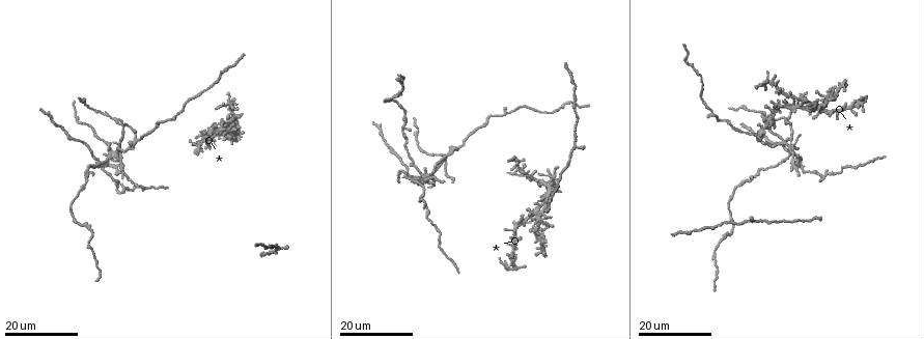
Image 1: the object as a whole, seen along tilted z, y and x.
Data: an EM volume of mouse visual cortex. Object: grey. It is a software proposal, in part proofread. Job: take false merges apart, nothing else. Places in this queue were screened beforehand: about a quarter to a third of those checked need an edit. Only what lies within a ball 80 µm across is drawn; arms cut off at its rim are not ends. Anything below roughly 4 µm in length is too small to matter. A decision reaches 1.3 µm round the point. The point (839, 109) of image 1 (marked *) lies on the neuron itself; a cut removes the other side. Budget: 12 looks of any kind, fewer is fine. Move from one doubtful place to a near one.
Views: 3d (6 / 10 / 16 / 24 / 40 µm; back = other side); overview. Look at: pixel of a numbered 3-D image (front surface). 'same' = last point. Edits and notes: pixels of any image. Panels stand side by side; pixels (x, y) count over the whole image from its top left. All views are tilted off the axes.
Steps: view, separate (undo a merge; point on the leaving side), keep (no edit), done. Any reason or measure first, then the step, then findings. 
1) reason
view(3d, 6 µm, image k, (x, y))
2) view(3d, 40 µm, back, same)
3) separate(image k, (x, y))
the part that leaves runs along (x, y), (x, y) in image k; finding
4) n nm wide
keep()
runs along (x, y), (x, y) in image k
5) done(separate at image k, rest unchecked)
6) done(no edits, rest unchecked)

looks like a crossing
view(3d, 24 µm, image 1, (826, 98))

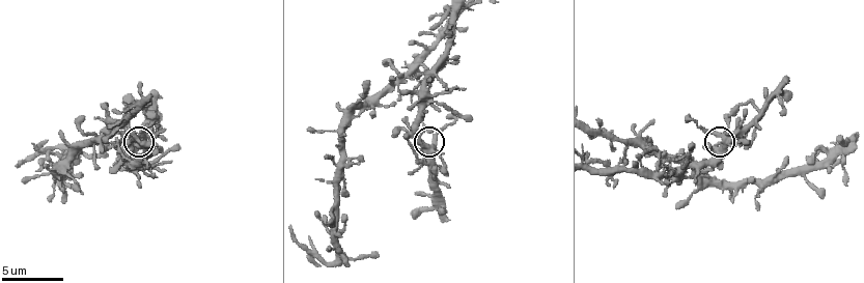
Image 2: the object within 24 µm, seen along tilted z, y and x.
view(3d, 10 µm, image 2, (434, 147))

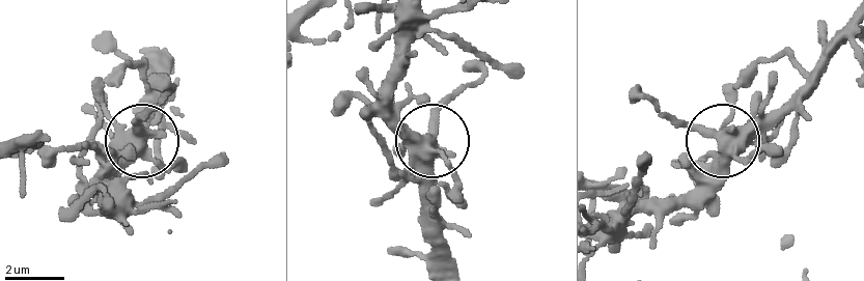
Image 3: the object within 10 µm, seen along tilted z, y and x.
keep()
runs along (108, 197), (108, 164), (136, 139), (155, 107) in image 3; one neuron here

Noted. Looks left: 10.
four or more arms meet
view(3d, 10 µm, image 2, (642, 147))

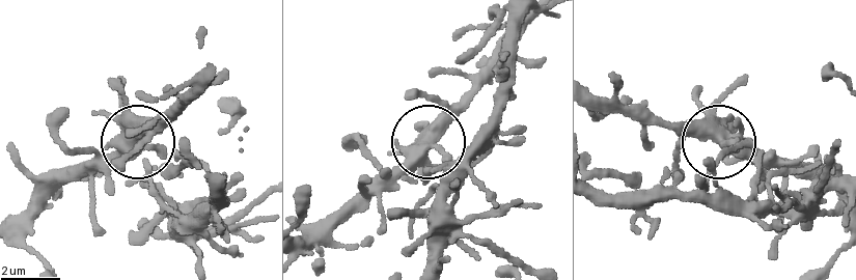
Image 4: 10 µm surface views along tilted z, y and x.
side arm 18 µm
keep()
runs along (306, 250), (369, 202), (482, 82) in image 4; all the same neuron

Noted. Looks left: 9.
thin arm on a thick one
view(3d, 16 µm, image 1, (101, 167))

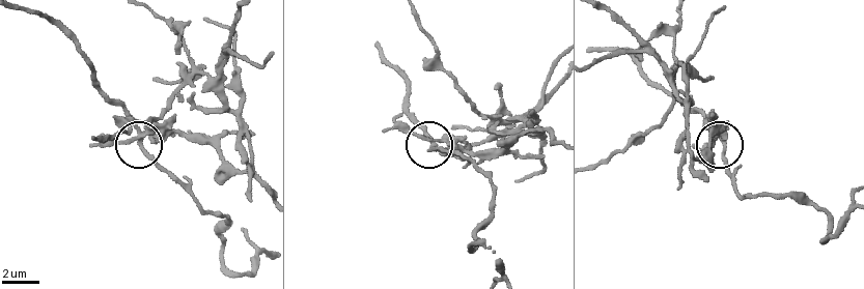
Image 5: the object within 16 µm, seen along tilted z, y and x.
view(3d, 10 µm, same)

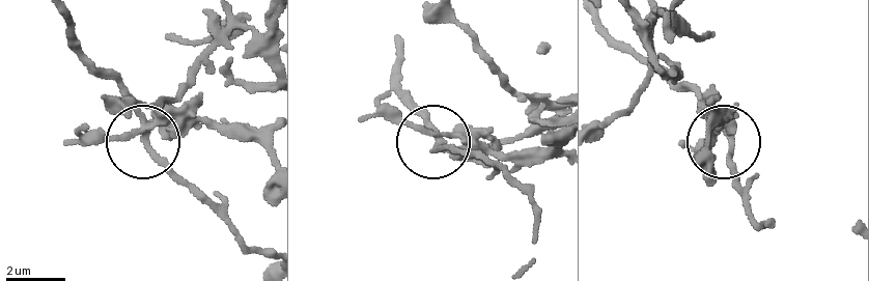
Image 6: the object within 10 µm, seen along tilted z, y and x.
240 nm wide
separate(image 6, (184, 110))
the part that leaves runs along (147, 128), (226, 121), (270, 156) in image 6; a second neuron is stuck on

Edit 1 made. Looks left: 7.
redraw
view(overview)

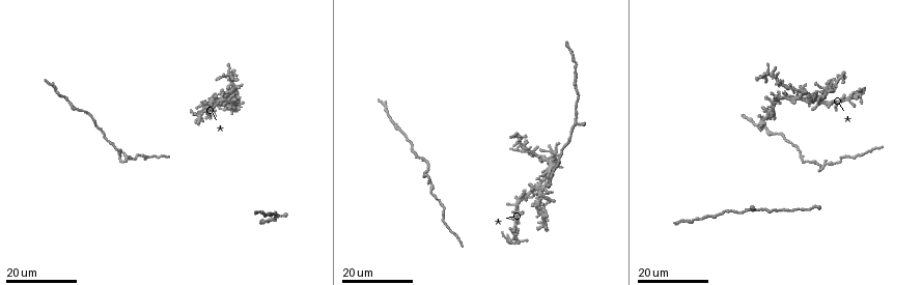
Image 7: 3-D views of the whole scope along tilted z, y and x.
thick turns thin
view(3d, 24 µm, image 7, (820, 169))

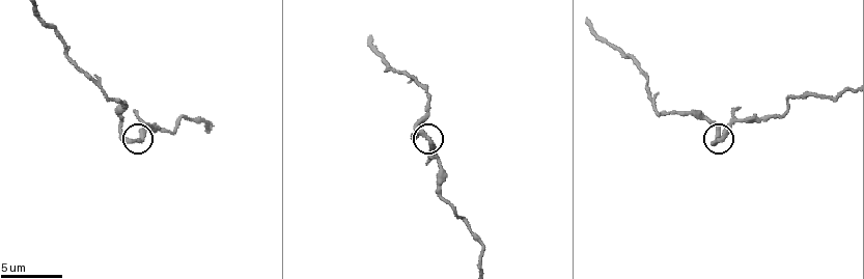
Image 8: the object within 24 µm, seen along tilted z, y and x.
zoom in
view(3d, 10 µm, image 8, (132, 142))

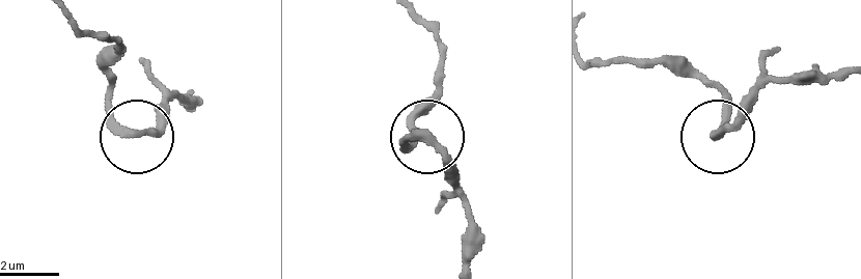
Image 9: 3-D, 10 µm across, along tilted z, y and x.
keep()
runs along (844, 71), (765, 83), (721, 133), (719, 87) in image 9; all the same neuron

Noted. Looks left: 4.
looks like a crossing
view(3d, 24 µm, image 1, (759, 129))

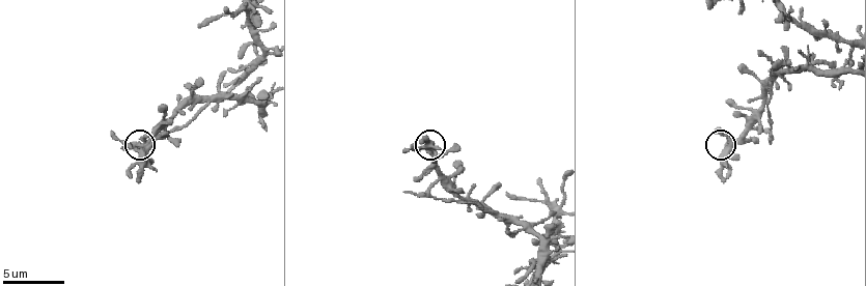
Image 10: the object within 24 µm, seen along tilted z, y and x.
view(3d, 6 µm, image 10, (723, 151))

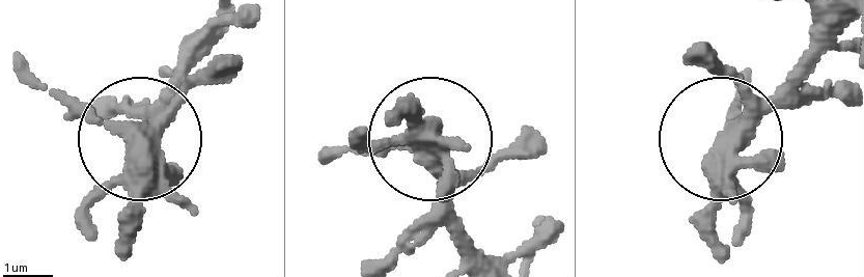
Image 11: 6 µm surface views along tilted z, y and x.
keep()
runs along (210, 50), (138, 153), (126, 258) in image 11; one neuron here

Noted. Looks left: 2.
looks like a crossing
view(3d, 16 µm, image 10, (559, 207))

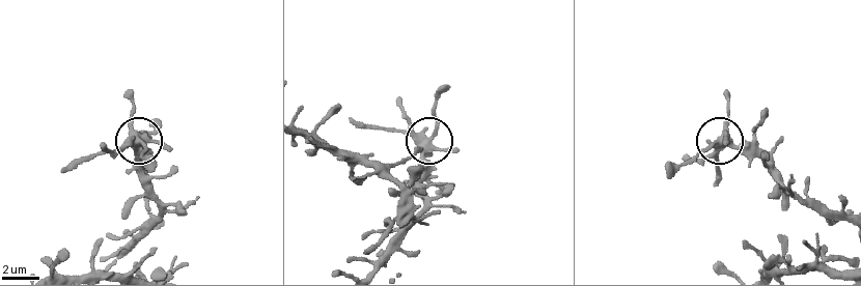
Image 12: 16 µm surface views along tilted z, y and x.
390 nm wide
keep()
runs along (848, 221), (806, 204), (756, 156), (719, 143), (682, 167) in image 12; all the same neuron

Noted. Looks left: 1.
done(separate at image 6, rest unchecked)

